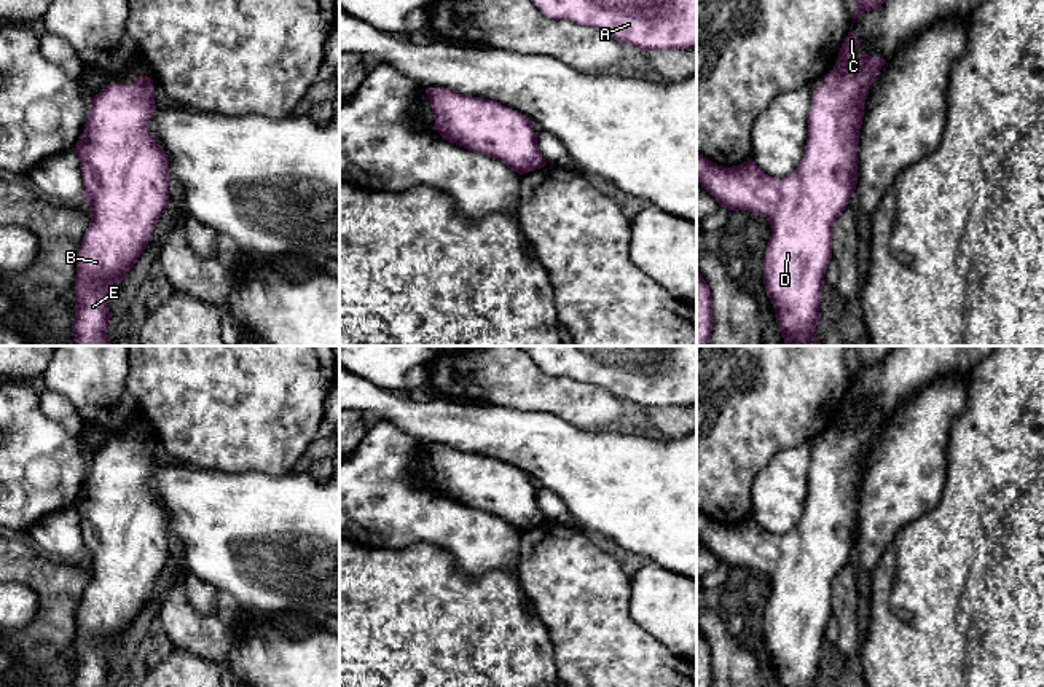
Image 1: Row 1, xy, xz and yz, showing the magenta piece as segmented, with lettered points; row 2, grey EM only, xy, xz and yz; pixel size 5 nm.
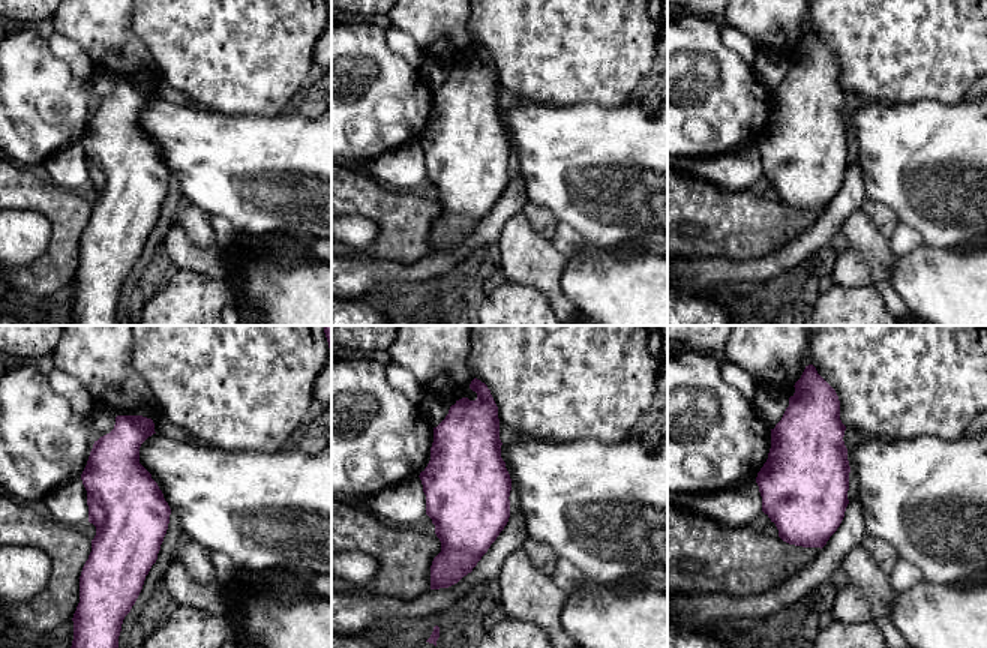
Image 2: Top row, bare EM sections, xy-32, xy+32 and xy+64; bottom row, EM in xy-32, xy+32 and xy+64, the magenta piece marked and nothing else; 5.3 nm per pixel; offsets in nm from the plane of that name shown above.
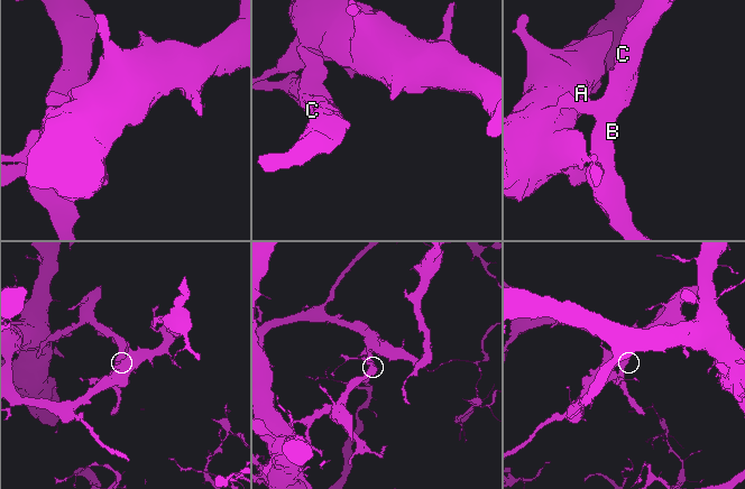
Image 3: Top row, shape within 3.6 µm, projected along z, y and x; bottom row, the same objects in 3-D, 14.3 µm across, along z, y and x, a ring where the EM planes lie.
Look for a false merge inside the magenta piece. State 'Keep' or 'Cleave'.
Cleave

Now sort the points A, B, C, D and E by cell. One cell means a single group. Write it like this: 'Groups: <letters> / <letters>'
Groups: A / B C D E

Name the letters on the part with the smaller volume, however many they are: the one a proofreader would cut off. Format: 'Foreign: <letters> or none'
Foreign: B, C, D, E

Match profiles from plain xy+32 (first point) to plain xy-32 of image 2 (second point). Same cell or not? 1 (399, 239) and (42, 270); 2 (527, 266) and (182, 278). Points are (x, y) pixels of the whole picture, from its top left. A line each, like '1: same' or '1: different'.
1: same
2: different

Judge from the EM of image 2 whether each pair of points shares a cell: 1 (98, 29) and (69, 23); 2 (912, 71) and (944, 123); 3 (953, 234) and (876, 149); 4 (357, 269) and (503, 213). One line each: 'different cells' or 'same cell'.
1: same cell
2: different cells
3: same cell
4: same cell

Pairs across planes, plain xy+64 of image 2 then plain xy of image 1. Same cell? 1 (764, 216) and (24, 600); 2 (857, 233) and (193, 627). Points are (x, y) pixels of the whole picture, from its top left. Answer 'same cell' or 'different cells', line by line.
1: different cells
2: same cell

